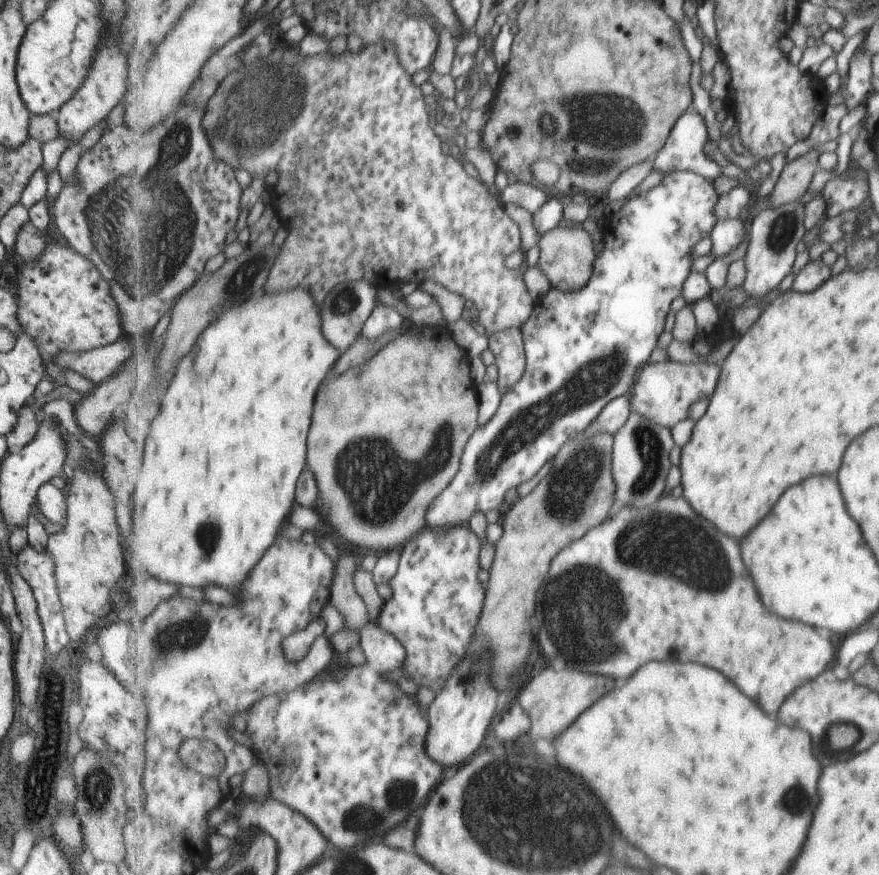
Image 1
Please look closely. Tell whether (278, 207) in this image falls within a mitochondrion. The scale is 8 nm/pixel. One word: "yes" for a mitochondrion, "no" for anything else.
no

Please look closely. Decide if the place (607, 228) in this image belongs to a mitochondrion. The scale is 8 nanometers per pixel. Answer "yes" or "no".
no

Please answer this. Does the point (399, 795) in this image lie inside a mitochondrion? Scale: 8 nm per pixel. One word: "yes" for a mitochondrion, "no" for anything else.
yes

